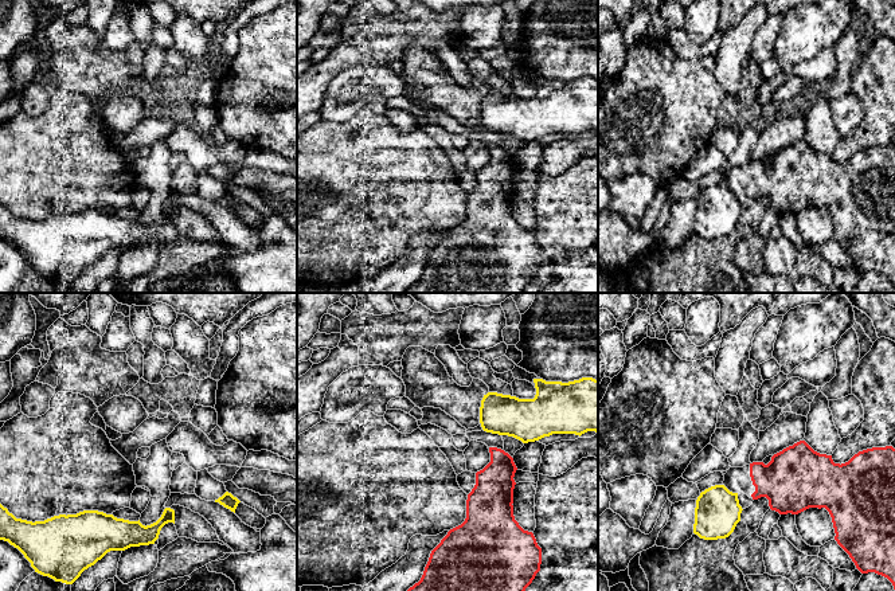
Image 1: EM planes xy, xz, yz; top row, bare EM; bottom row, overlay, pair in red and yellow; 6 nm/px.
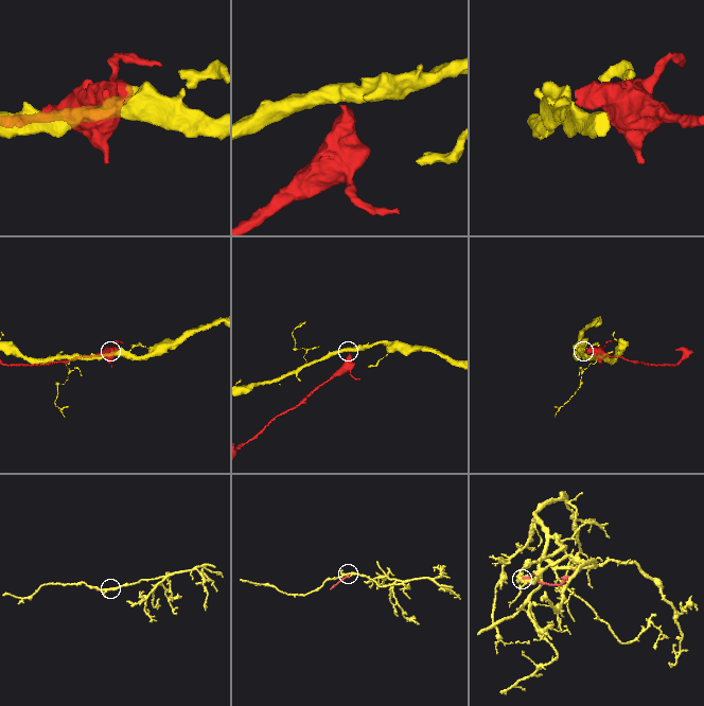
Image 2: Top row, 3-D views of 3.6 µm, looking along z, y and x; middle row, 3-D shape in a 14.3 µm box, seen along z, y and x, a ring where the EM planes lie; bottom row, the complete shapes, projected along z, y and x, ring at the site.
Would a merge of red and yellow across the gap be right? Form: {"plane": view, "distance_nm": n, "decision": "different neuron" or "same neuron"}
{"plane": "xz", "distance_nm": 80, "decision": "different neuron"}

